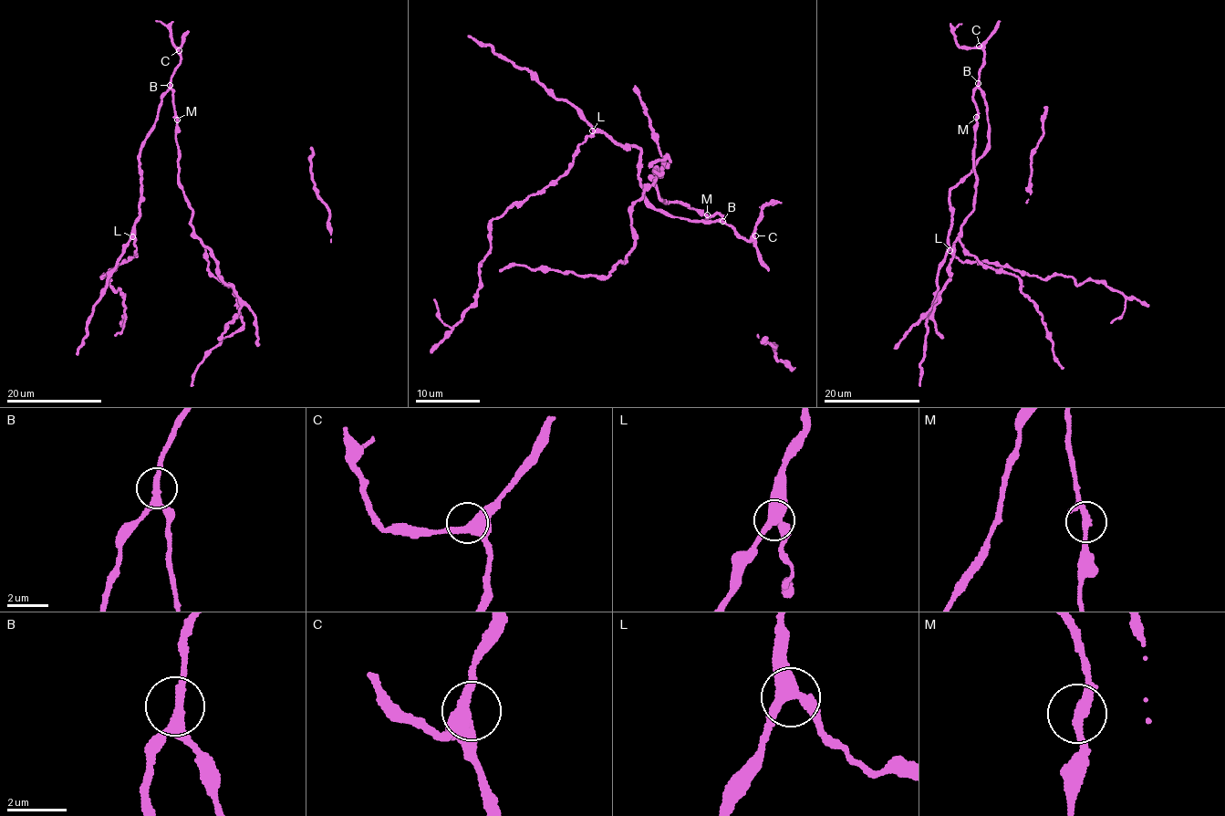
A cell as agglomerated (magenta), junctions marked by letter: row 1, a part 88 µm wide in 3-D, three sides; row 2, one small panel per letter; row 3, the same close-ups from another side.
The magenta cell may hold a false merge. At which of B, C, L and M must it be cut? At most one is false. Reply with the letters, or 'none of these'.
none of these

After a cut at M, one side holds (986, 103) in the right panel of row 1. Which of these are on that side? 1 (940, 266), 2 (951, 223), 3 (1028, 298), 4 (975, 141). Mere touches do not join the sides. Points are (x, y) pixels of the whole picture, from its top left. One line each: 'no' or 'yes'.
1: yes
2: yes
3: no
4: no

